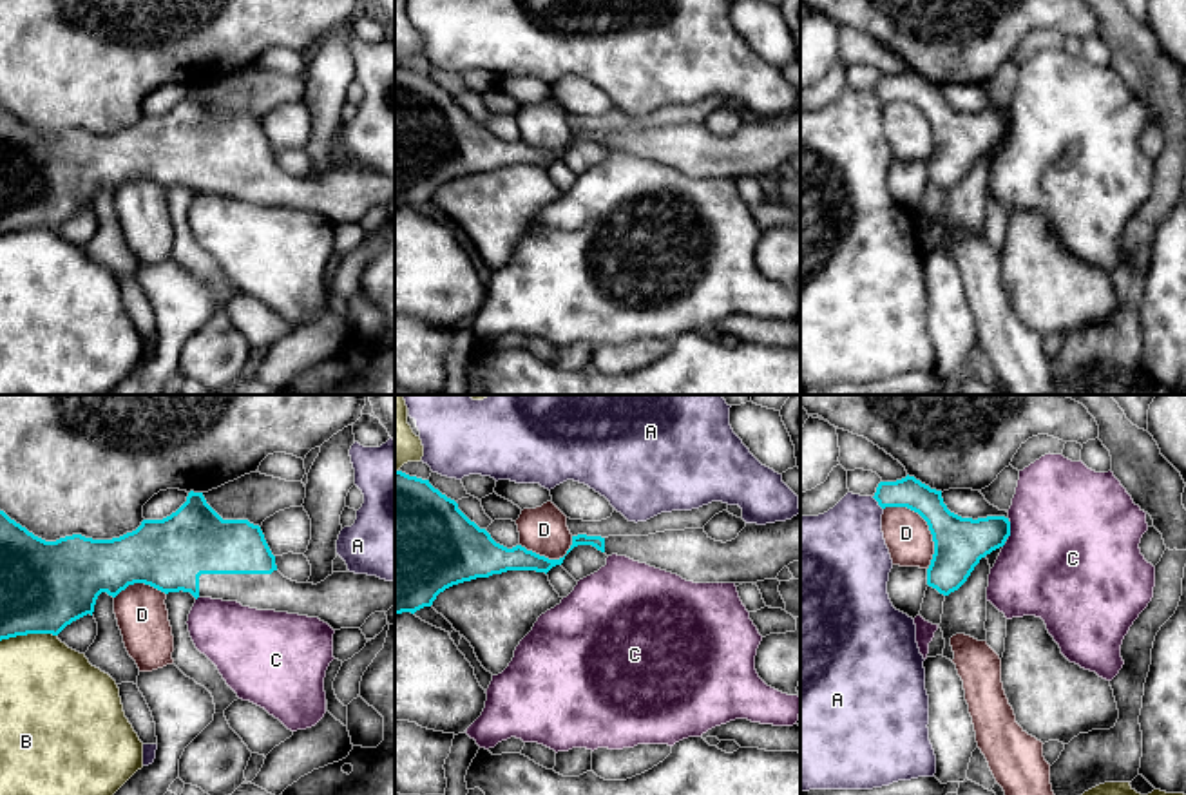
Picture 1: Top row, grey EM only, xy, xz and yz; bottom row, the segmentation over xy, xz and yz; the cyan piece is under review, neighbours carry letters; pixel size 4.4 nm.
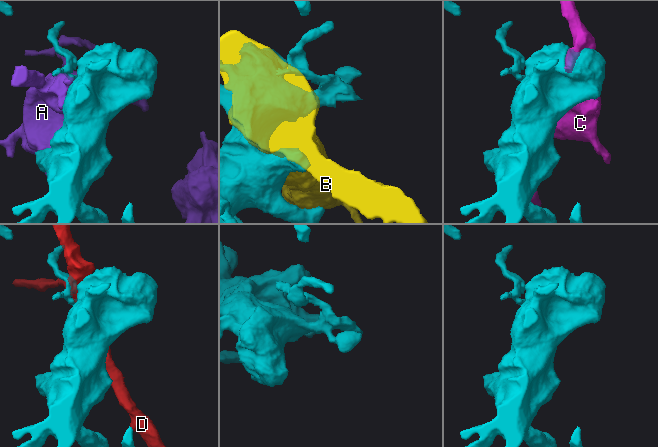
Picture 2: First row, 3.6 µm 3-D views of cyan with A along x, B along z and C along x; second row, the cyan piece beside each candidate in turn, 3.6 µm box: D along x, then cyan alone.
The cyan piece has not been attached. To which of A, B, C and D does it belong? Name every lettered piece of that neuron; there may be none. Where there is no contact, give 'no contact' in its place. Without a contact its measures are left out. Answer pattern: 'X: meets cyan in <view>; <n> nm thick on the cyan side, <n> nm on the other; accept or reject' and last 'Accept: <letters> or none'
A: meets cyan in yz; 140 nm thick on the cyan side, 360 nm on the other; reject
B: meets cyan in xy; 400 nm thick on the cyan side, 400 nm on the other; reject
C: meets cyan in yz; 220 nm thick on the cyan side, 500 nm on the other; reject
D: meets cyan in yz; 220 nm thick on the cyan side, 200 nm on the other; reject
Accept: none

